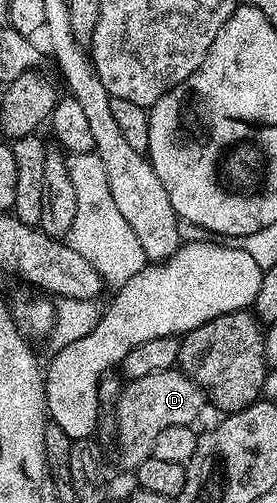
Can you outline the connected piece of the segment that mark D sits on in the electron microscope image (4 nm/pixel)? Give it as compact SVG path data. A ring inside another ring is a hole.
M178 369L149 373L149 377L132 379L119 392L119 402L113 408L119 426L119 459L128 469L152 458L151 450L161 429L169 425L192 426L205 407L205 392L188 375ZM128 386L128 387L127 387Z

